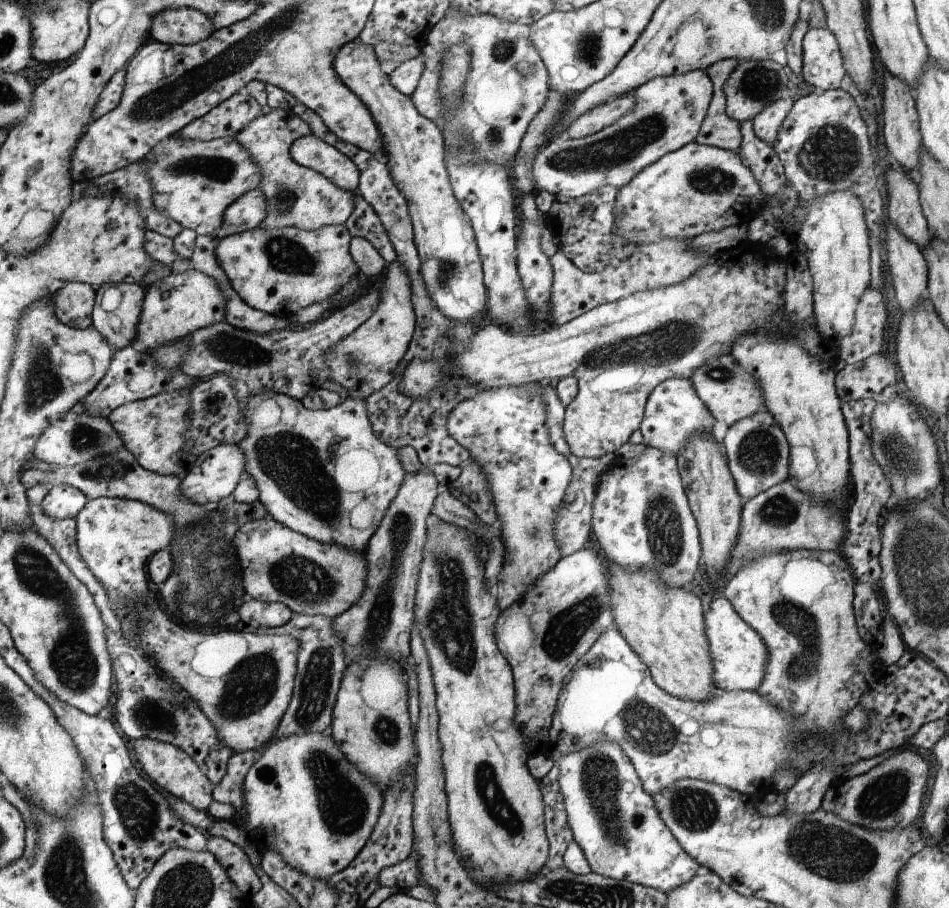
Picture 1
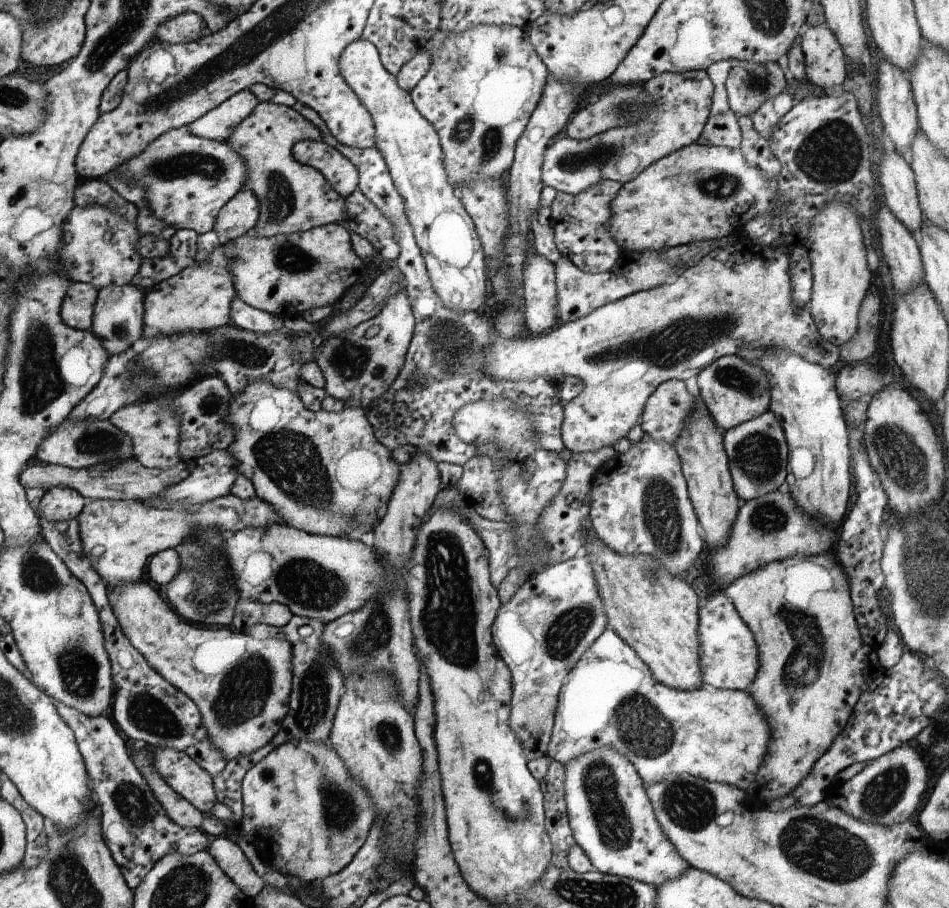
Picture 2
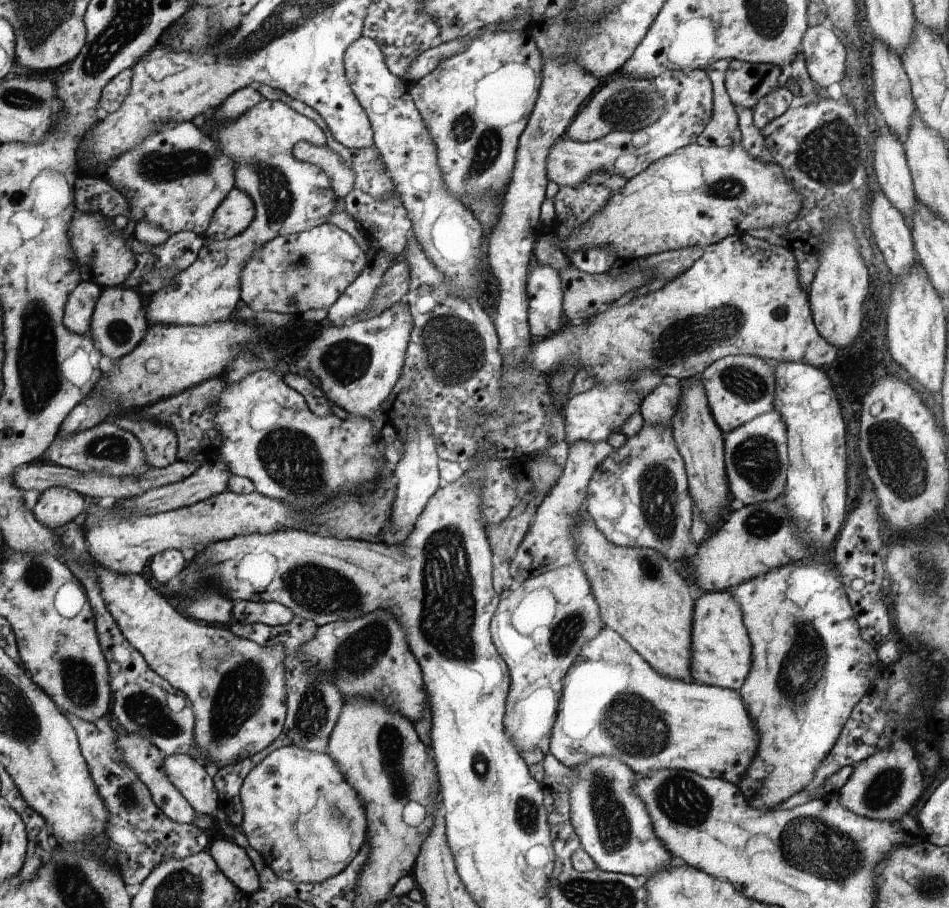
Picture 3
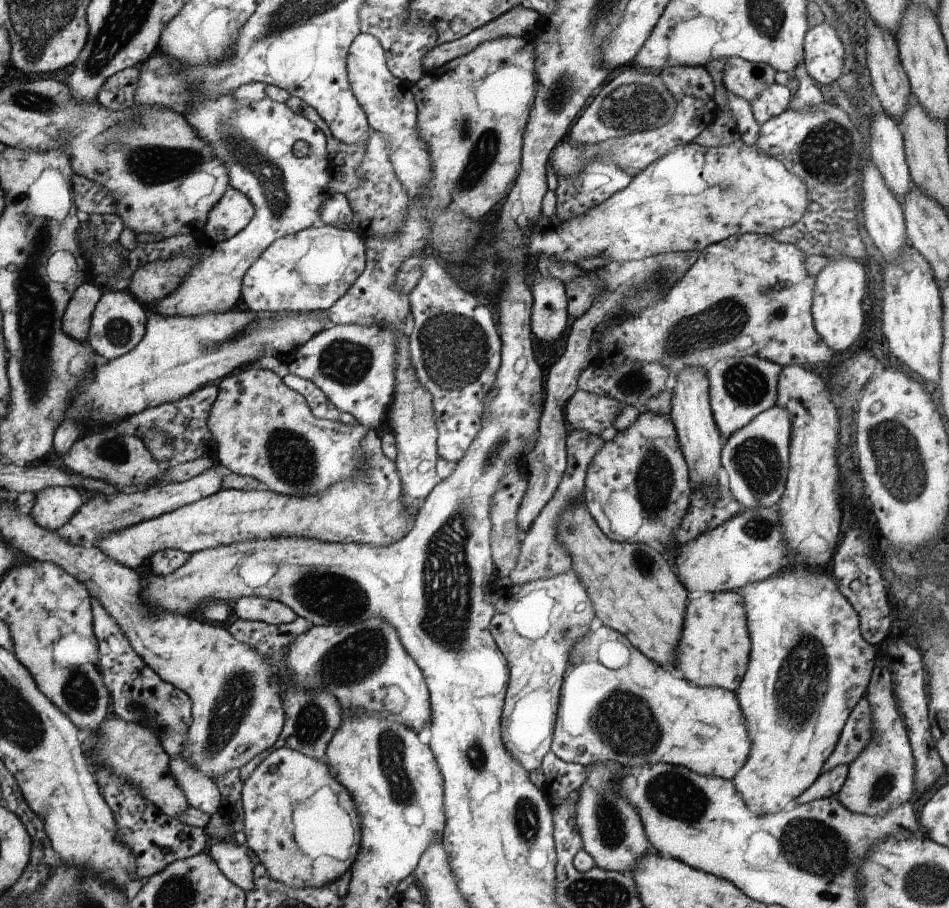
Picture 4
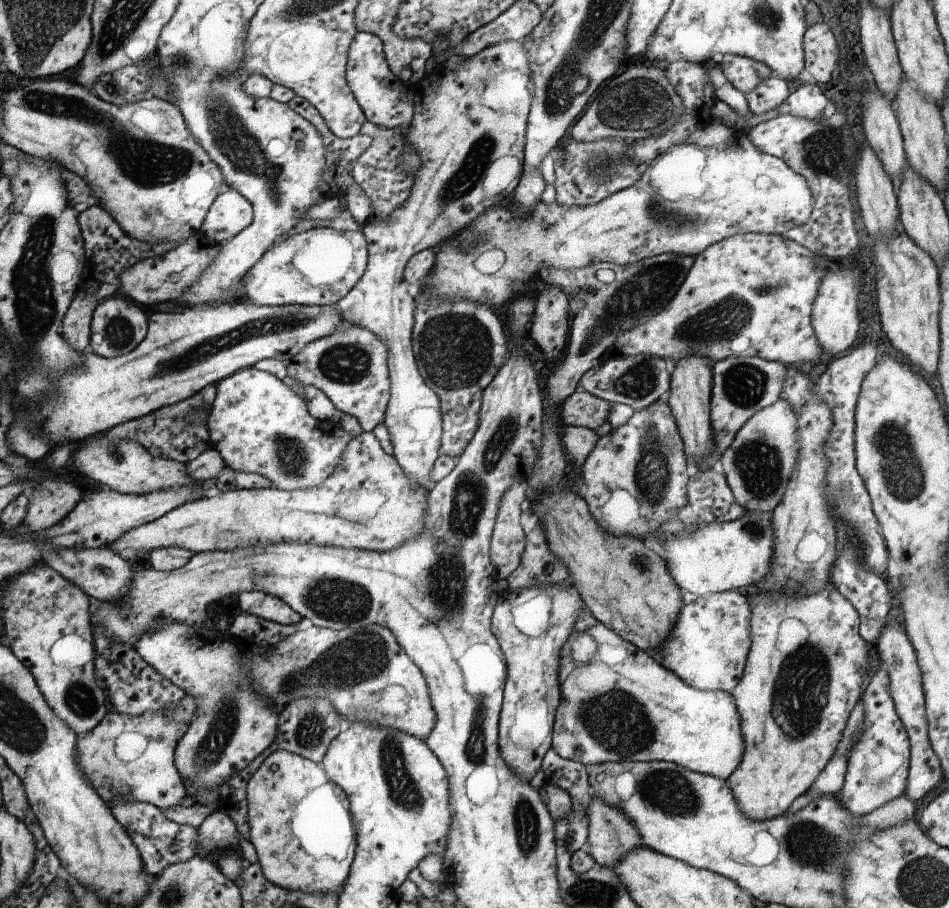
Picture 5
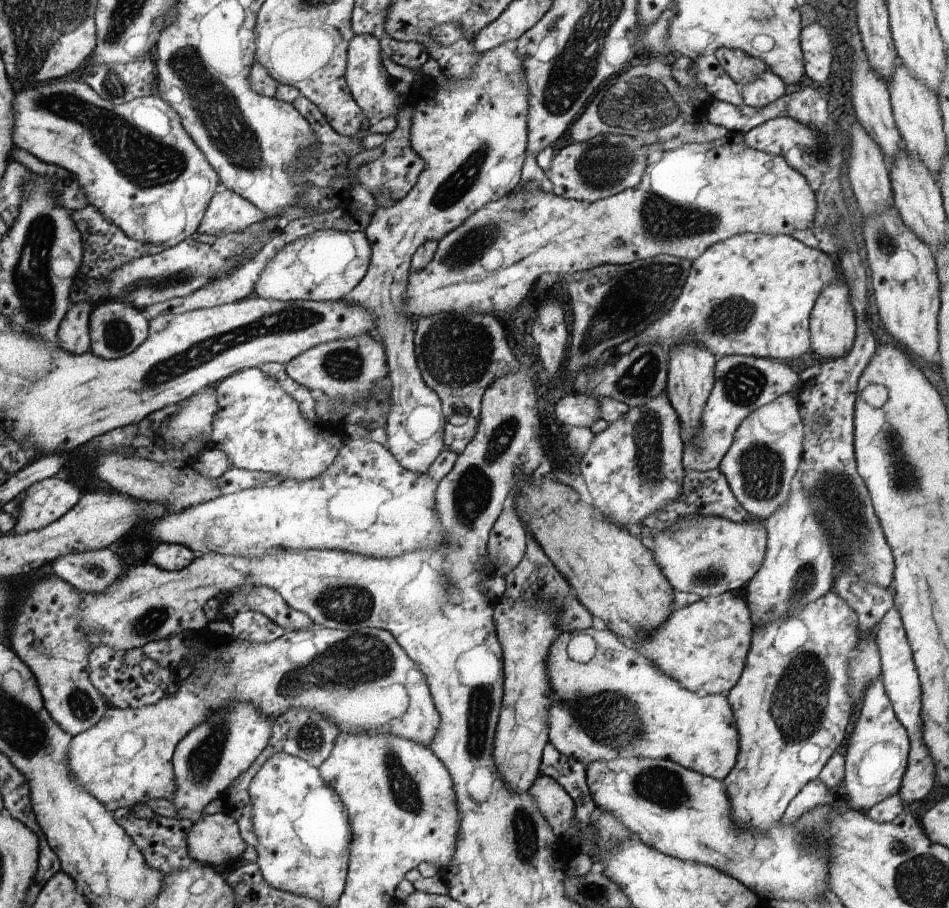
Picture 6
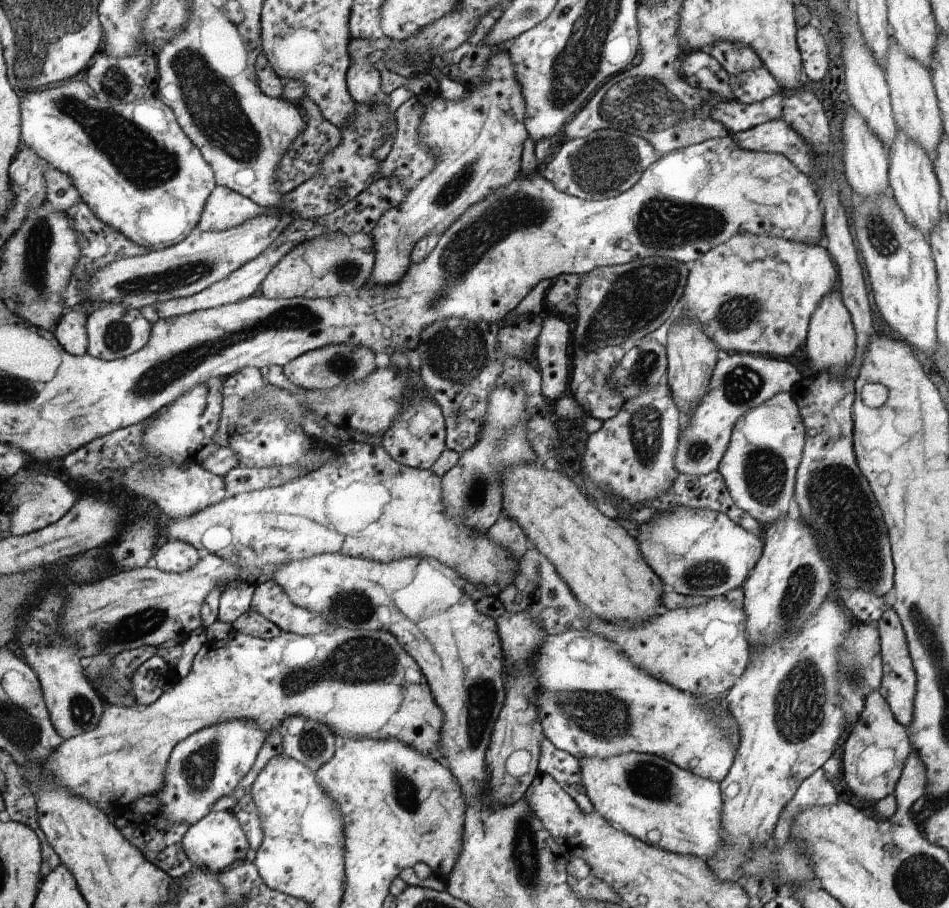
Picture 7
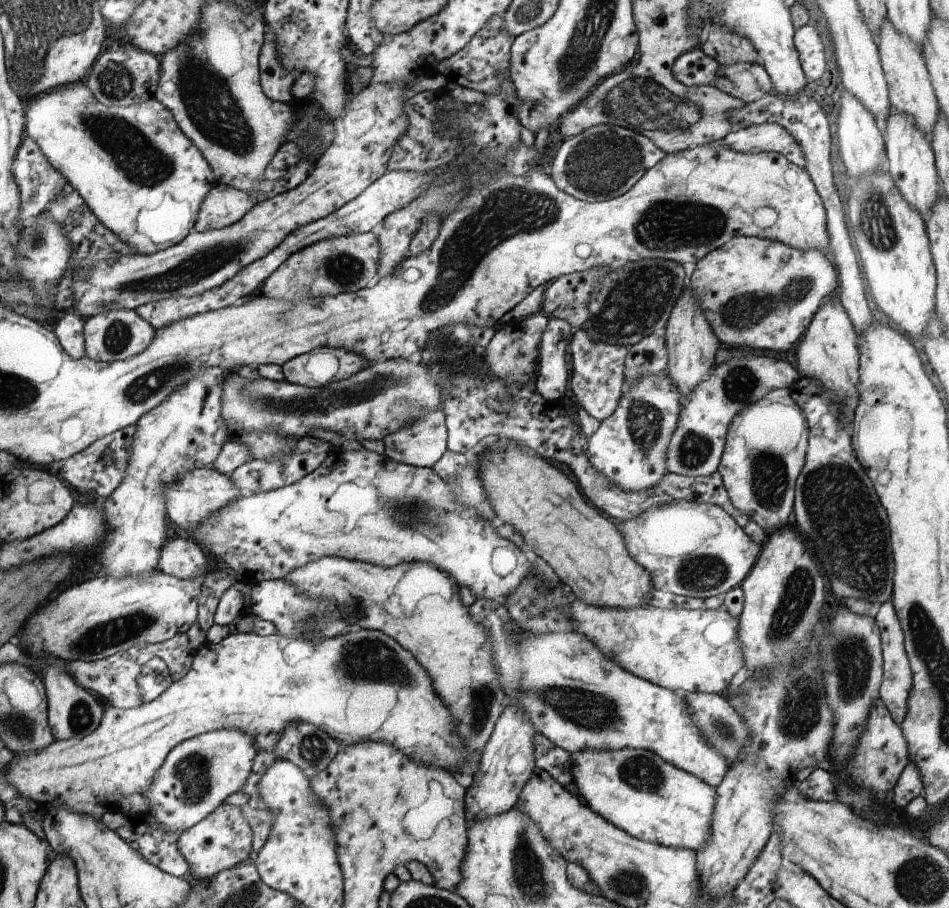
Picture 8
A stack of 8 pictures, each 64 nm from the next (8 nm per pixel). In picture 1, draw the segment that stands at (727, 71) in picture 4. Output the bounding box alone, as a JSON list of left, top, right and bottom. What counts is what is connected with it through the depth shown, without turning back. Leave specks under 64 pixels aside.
[723,59,789,123]

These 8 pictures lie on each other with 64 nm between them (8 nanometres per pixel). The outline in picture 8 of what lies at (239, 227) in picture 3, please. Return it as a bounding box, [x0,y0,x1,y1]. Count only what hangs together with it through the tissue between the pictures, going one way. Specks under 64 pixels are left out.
[193,183,253,232]

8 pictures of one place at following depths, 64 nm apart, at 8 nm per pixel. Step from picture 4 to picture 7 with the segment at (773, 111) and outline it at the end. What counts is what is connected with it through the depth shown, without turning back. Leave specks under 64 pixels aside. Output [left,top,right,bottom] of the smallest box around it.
[731,66,781,105]

